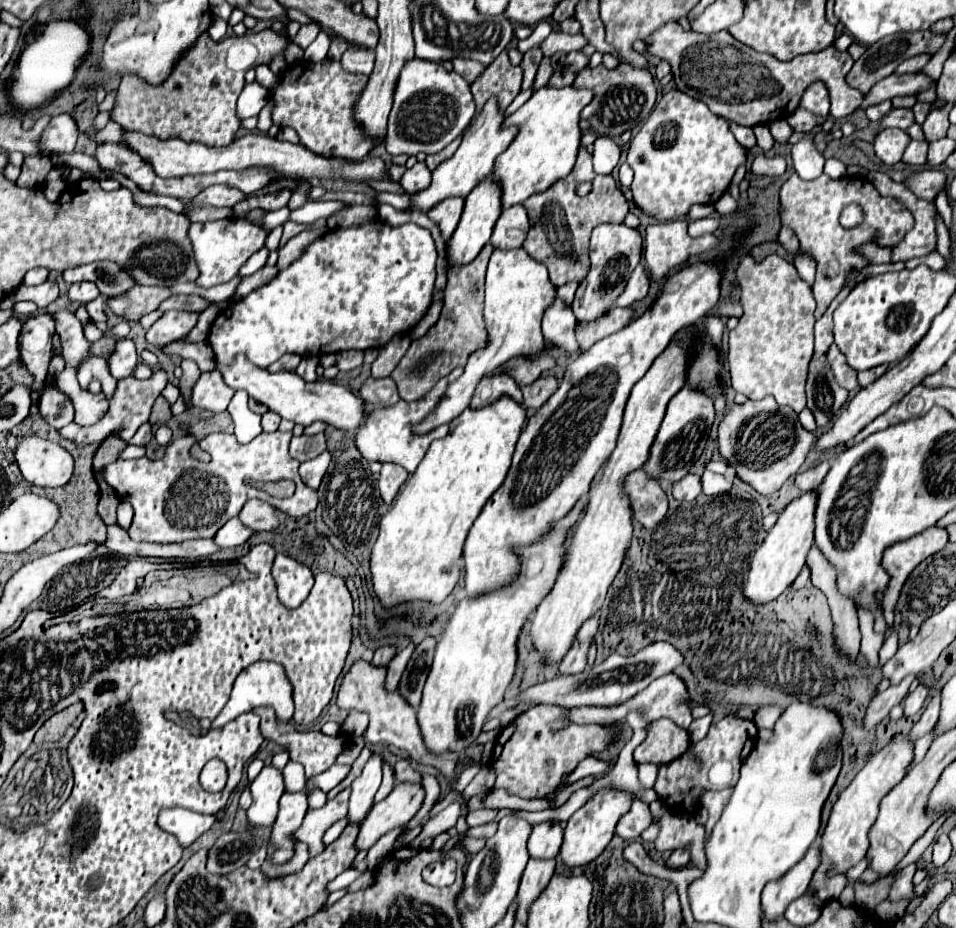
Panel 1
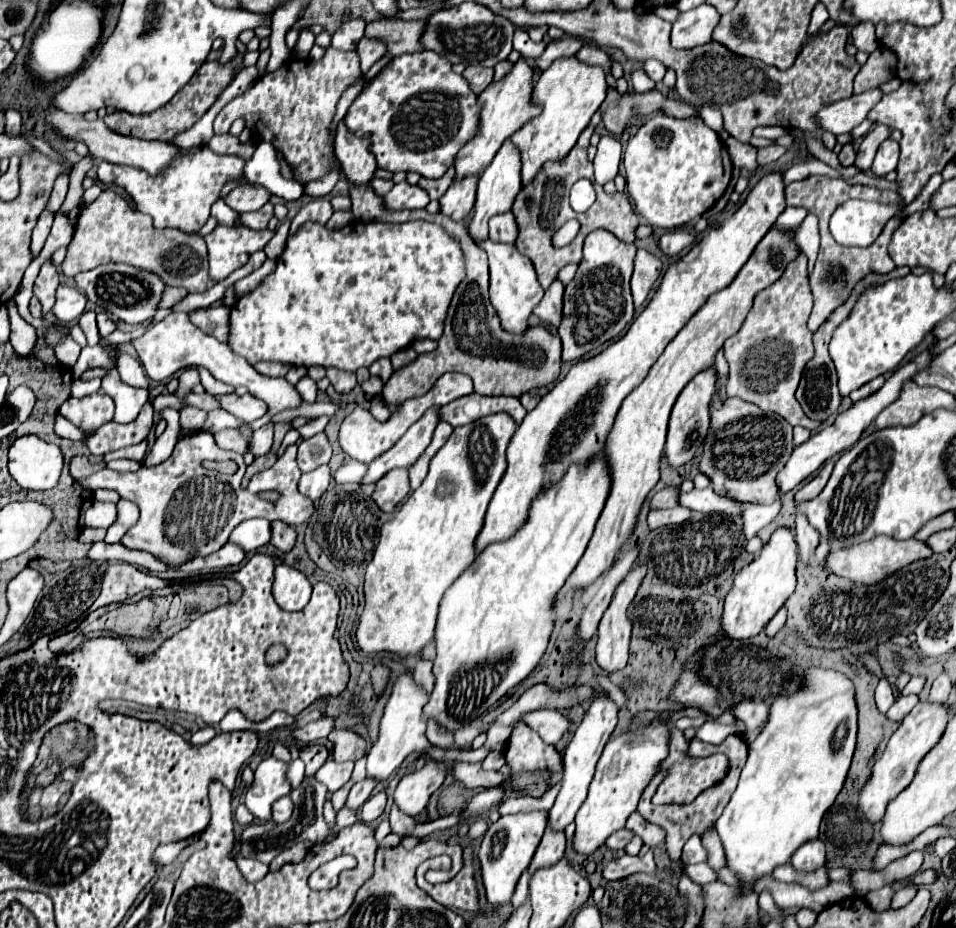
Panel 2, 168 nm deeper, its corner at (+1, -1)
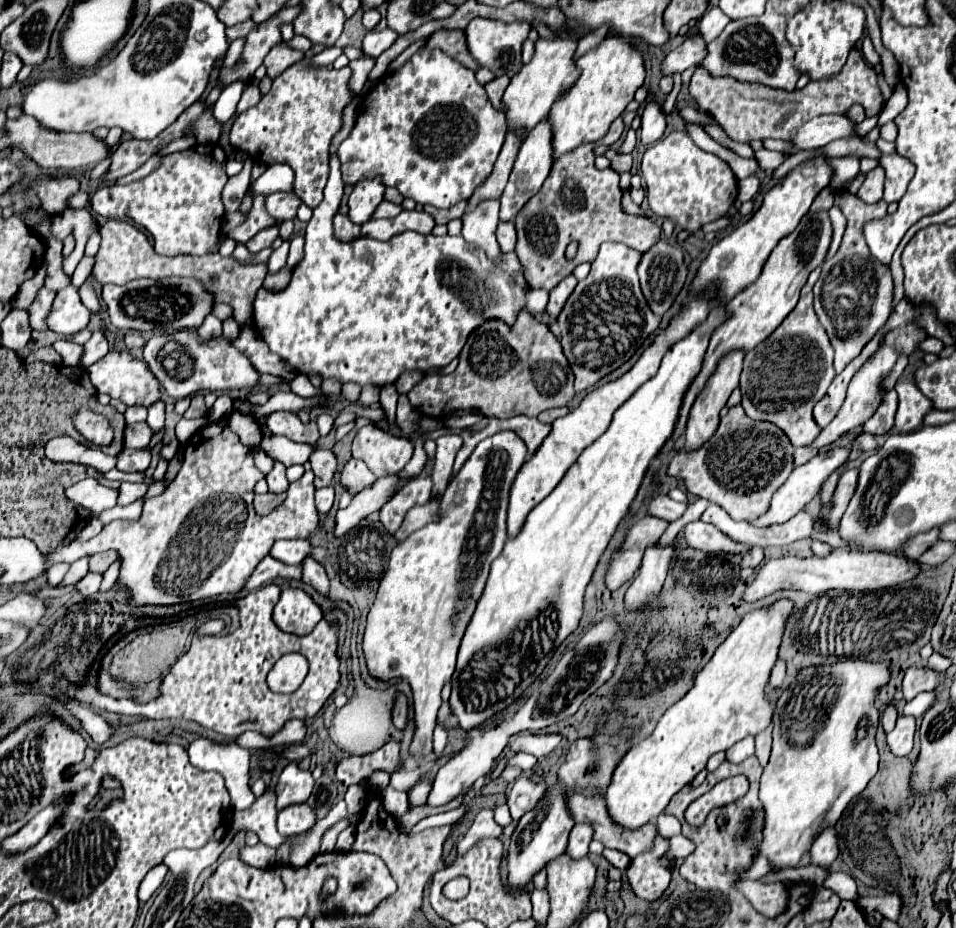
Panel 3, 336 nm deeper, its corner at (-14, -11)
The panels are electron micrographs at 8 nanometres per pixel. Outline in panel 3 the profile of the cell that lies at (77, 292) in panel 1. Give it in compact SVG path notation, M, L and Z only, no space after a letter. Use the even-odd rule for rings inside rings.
M65 287L57 293L53 307L45 319L47 329L55 331L59 335L71 337L77 331L85 329L89 323L89 309L81 303L79 293L75 287Z

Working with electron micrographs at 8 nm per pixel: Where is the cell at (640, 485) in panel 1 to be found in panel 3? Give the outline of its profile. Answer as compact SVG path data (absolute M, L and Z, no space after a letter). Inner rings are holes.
M695 521L685 527L685 541L689 547L699 549L707 555L745 555L751 551L749 545L735 543L725 533L721 533L715 525Z

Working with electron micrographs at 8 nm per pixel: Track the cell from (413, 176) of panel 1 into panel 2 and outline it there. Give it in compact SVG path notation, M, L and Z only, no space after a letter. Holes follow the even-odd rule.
M408 181L396 183L392 191L384 195L384 203L388 209L424 209L428 201L428 193L418 185L410 185Z

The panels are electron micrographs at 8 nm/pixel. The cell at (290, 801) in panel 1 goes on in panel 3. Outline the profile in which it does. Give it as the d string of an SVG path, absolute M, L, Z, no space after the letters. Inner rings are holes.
M307 803L289 805L289 807L281 809L279 817L277 817L277 829L285 837L307 833L315 823L317 823L315 811Z

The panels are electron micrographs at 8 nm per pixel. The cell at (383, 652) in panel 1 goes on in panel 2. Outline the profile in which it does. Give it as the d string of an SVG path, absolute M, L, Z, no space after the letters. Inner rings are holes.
M376 665L374 669L372 669L372 685L374 685L374 691L376 691L376 695L382 695L382 691L384 691L384 687L386 687L386 681L388 681L388 675L390 675L390 671L384 667L384 665Z

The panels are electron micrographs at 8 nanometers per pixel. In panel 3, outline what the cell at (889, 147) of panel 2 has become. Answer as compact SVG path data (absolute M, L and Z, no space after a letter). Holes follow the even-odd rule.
M897 153L893 155L883 155L879 159L883 171L885 171L885 195L883 201L893 203L899 201L903 197L903 193L907 191L907 185L915 173L915 165L911 165L911 161L907 161L905 157L899 157Z

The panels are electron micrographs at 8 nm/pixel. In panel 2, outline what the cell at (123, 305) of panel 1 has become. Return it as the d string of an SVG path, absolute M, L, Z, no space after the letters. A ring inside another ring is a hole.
M166 287L164 289L164 295L160 297L160 309L168 309L172 307L174 303L178 303L188 291L182 289L182 287Z

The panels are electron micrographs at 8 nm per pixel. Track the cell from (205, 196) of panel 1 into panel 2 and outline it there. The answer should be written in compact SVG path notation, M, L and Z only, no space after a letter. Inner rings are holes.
M236 187L232 189L224 201L238 213L246 213L246 211L256 211L260 209L266 201L270 199L270 193L264 187Z

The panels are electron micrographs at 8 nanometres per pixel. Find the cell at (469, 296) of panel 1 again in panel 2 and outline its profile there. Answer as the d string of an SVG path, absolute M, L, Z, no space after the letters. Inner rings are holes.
M348 183L348 189L350 189L350 199L352 199L352 215L356 221L384 221L384 223L404 223L407 221L416 221L416 219L422 219L422 221L432 221L440 227L444 227L444 231L448 231L448 235L452 235L454 239L458 239L460 243L460 249L464 253L464 265L466 265L466 277L464 281L460 283L460 287L456 289L456 295L452 297L452 303L448 307L448 315L446 315L446 321L444 321L444 333L442 337L438 339L438 347L430 353L422 353L416 357L416 361L396 369L390 379L386 381L384 389L382 389L382 395L384 399L390 403L390 405L396 405L396 403L404 403L406 399L412 399L412 397L420 397L424 395L438 377L442 377L446 371L460 371L460 373L466 373L472 377L474 381L474 391L480 393L480 395L514 395L514 397L520 397L522 393L530 391L530 389L536 389L536 387L544 387L552 381L558 379L560 375L560 353L562 353L562 343L558 339L558 335L550 333L546 327L538 325L538 327L530 327L526 331L526 335L512 335L512 333L506 333L502 331L500 327L500 319L496 315L496 311L492 309L490 305L490 299L488 299L488 259L486 259L486 251L480 249L468 235L466 227L460 227L460 223L454 223L452 219L448 219L446 215L442 213L436 213L436 215L430 215L426 209L404 209L404 211L392 211L388 207L384 207L384 199L380 195L376 195L376 191L370 187L370 185L360 185L356 187L356 183Z

